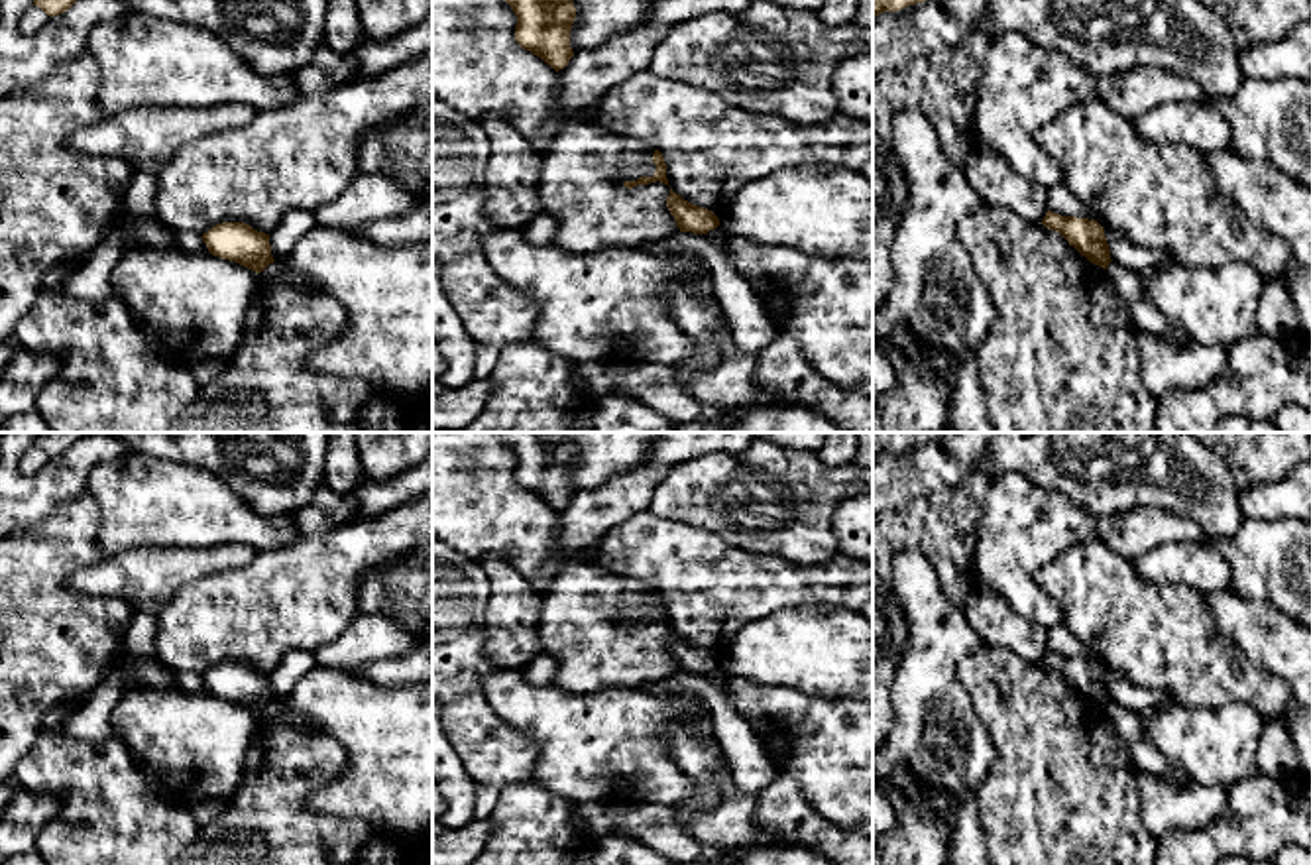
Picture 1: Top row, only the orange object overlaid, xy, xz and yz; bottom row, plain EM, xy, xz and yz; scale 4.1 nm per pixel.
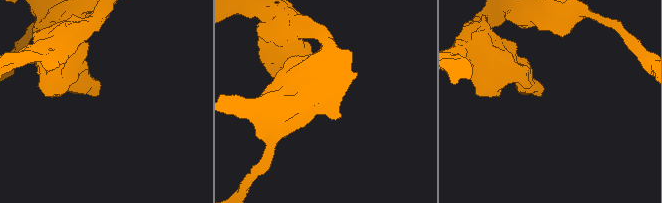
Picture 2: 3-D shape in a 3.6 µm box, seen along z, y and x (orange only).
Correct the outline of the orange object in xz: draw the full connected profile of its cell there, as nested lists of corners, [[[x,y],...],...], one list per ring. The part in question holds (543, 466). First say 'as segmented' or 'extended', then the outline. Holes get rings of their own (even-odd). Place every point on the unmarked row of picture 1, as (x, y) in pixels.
as segmented; [[[564,432],[499,434],[517,456],[515,482],[556,513],[564,509],[574,495],[570,488],[574,442]]]

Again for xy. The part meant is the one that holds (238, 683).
as segmented; [[[222,663],[204,672],[202,682],[212,696],[236,702],[256,714],[273,704],[269,674],[244,663]]]

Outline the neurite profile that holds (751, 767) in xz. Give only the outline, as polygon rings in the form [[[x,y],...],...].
[[[680,672],[639,690],[651,696],[688,692],[702,698],[710,706],[715,741],[741,792],[759,796],[780,773],[749,721],[733,708],[731,692],[721,680],[710,674]]]

